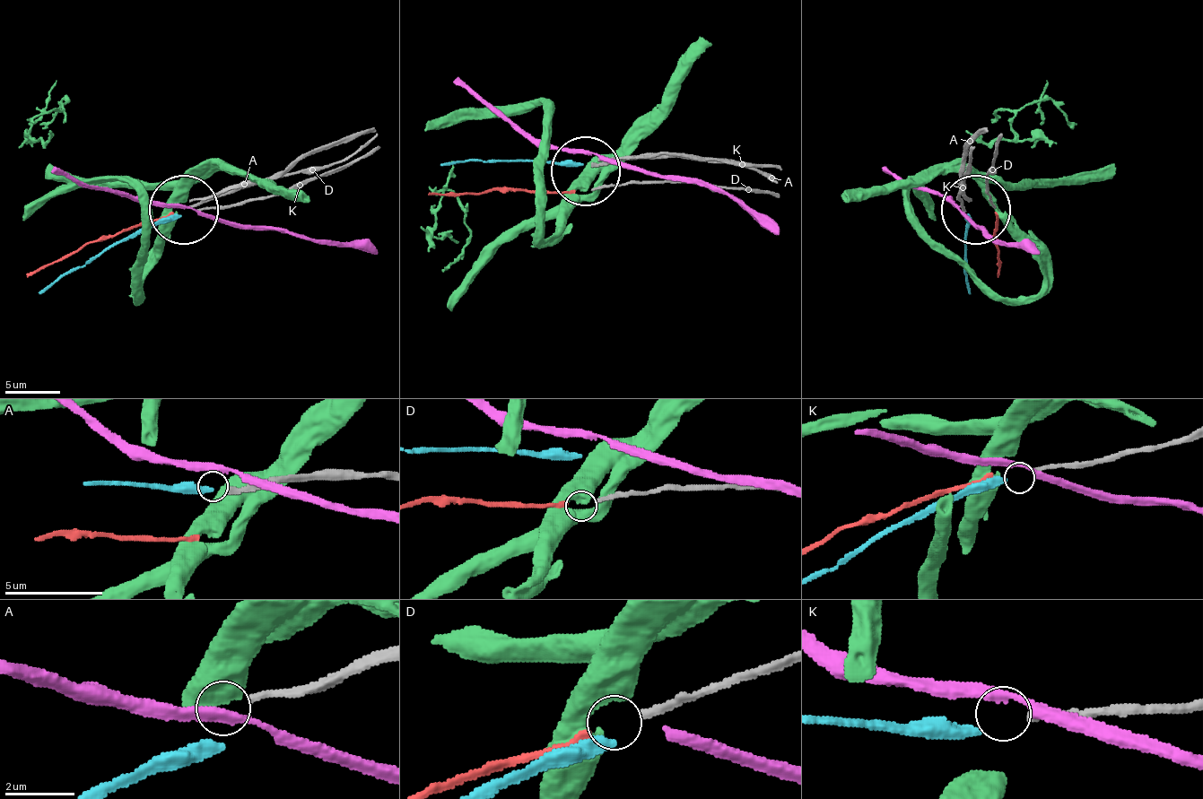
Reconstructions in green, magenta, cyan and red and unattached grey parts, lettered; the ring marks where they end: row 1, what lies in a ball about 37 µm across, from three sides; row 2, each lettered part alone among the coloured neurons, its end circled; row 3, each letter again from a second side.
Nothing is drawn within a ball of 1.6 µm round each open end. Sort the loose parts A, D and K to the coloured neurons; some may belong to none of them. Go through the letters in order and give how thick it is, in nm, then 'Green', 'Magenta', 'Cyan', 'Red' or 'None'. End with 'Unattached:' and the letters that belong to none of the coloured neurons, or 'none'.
A: Thickness 240 nm. None
D: Thickness 200 nm. Red
K: Thickness 200 nm. Cyan
Unattached: A

